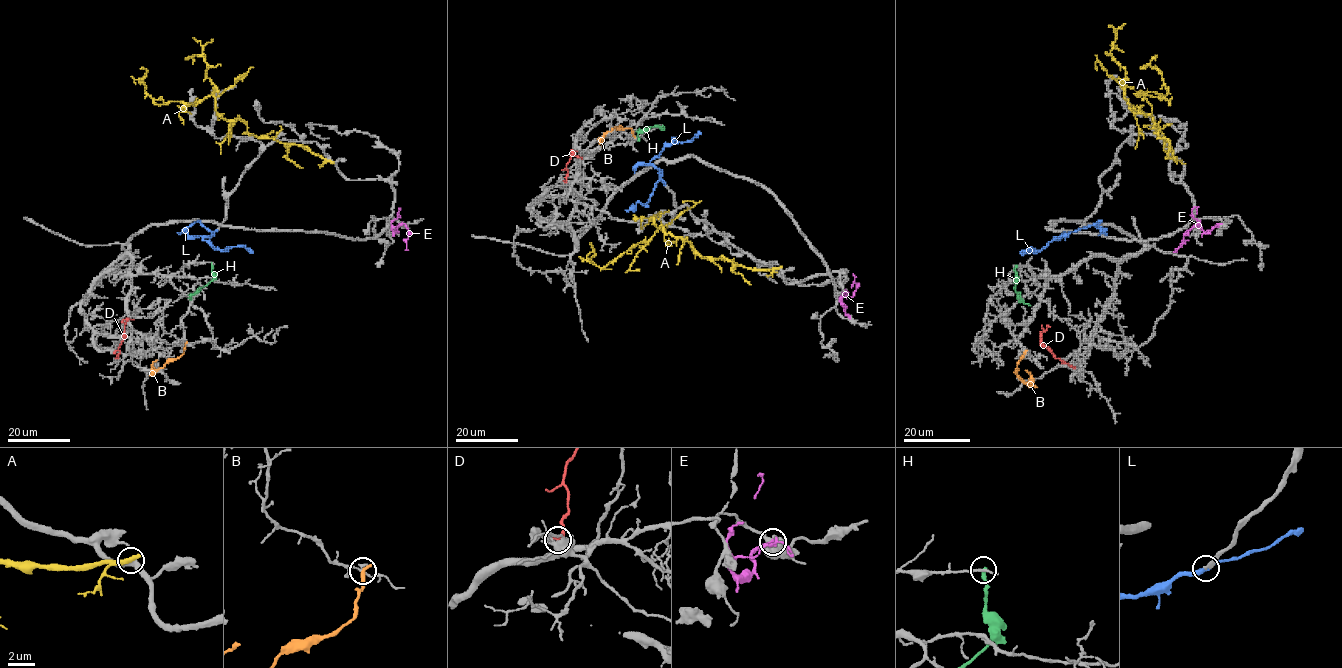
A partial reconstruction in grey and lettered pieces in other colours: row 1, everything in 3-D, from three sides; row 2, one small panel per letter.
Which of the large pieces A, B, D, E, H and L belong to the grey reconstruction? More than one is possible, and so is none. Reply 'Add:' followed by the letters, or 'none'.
Add: L

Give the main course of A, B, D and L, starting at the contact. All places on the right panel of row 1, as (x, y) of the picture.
A: (1167, 156), (1169, 141), (1130, 108), (1123, 82), (1139, 95), (1165, 95), (1150, 63), (1157, 56)
B: (1025, 352), (1016, 365), (1016, 375), (1028, 383), (1030, 374), (1025, 370)
D: (1074, 369), (1055, 357), (1041, 341), (1040, 335), (1050, 326)
L: (1077, 230), (1056, 237), (1037, 251), (1030, 247), (1021, 255)

